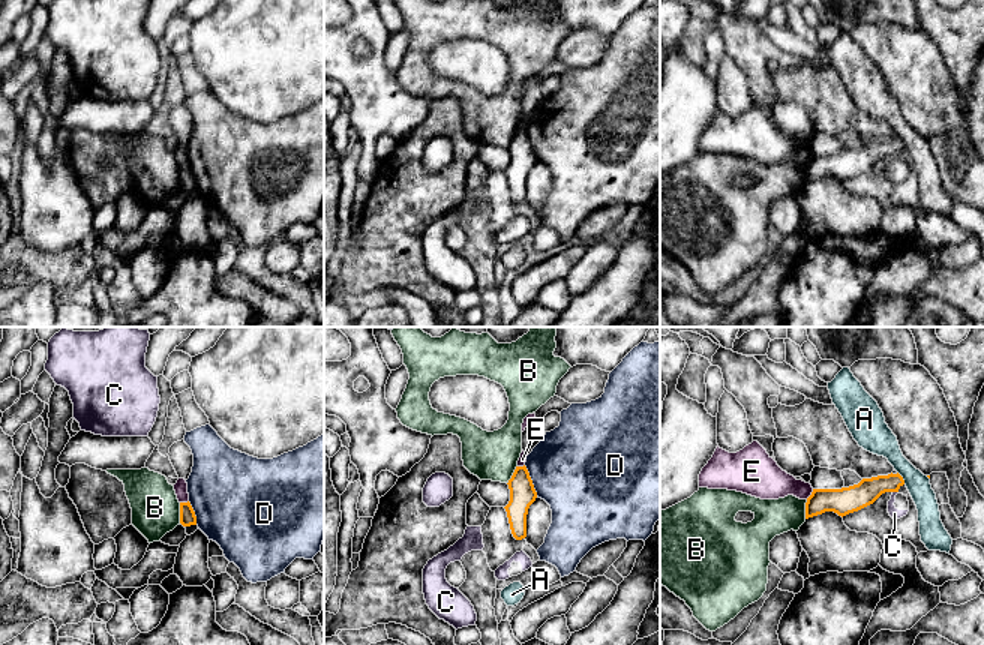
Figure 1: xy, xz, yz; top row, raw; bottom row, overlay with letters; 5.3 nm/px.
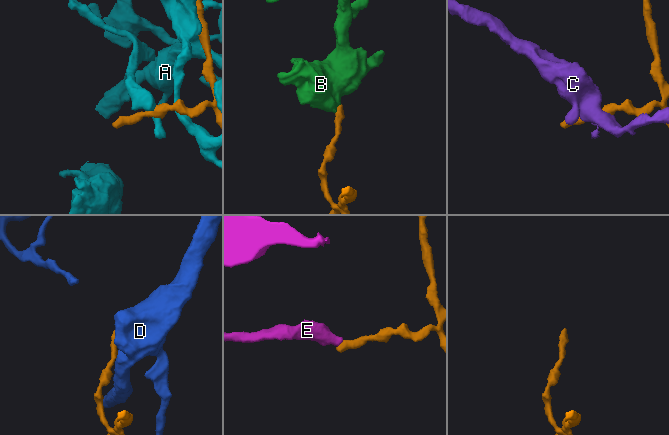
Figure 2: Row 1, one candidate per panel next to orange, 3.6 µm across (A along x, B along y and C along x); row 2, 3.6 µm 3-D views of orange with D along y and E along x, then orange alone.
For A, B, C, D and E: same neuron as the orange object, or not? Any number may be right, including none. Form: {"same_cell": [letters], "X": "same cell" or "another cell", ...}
{"same_cell": [], "A": "another cell", "B": "another cell", "C": "another cell", "D": "another cell", "E": "another cell"}

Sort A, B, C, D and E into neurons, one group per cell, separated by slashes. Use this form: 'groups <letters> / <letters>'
groups A / B / C / D / E

